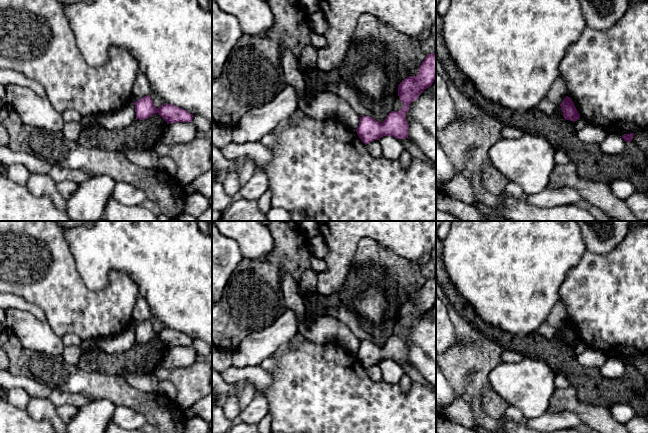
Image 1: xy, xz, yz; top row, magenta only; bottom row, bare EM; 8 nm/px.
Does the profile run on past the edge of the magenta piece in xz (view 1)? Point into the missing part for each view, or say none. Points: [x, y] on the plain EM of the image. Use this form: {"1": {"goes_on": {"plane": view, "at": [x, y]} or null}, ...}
{"1": {"goes_on": null}}

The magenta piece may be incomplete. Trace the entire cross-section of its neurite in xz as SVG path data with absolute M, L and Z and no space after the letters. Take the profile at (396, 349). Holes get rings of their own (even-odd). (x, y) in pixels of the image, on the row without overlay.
M433 277L426 280L416 300L409 300L398 309L398 320L403 327L400 335L391 335L382 347L370 340L360 341L356 356L361 365L366 369L374 364L380 364L383 360L393 360L396 363L408 362L409 349L406 337L409 335L409 329L429 312L435 303L436 277Z

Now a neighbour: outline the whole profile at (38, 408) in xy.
M34 398L25 408L29 416L34 420L47 420L58 433L66 433L66 425L61 422L57 413L57 407L49 398Z

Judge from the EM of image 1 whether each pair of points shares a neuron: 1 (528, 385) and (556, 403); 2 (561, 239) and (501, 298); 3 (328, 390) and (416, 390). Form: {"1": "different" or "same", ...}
{"1": "different", "2": "same", "3": "same"}

